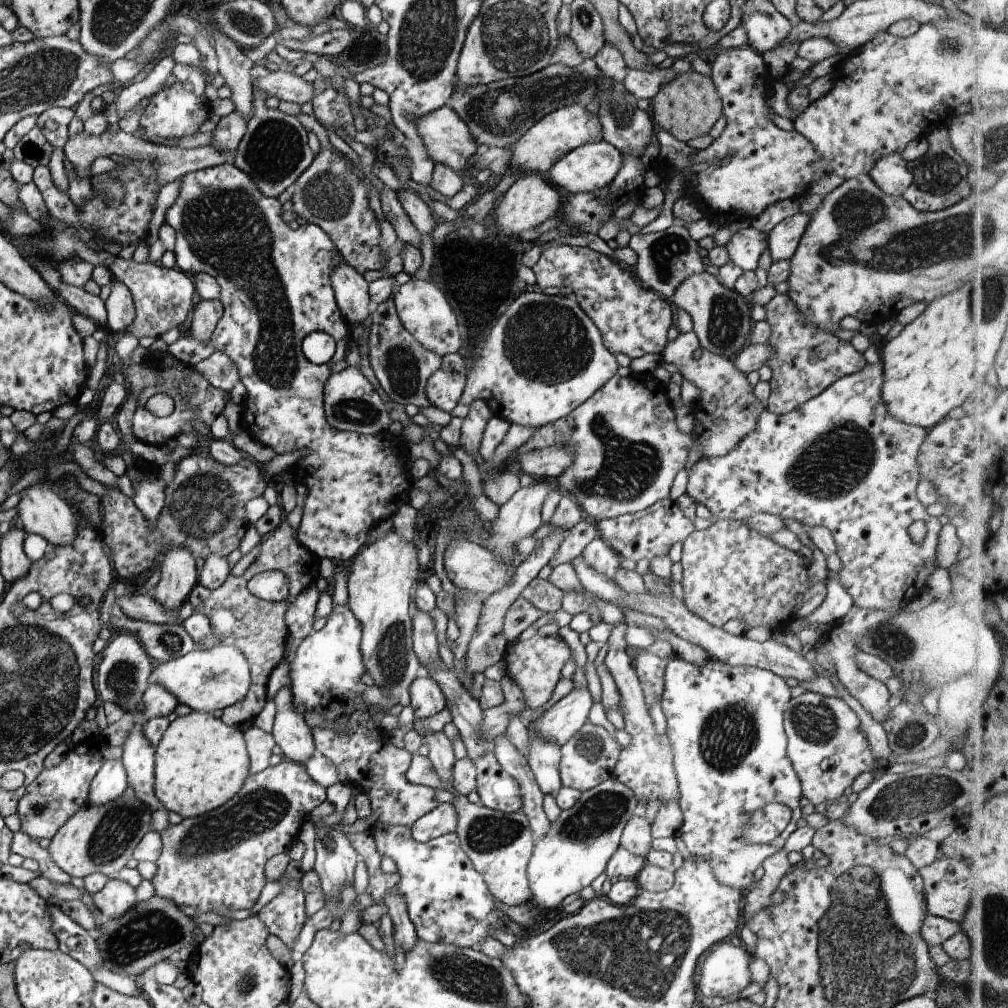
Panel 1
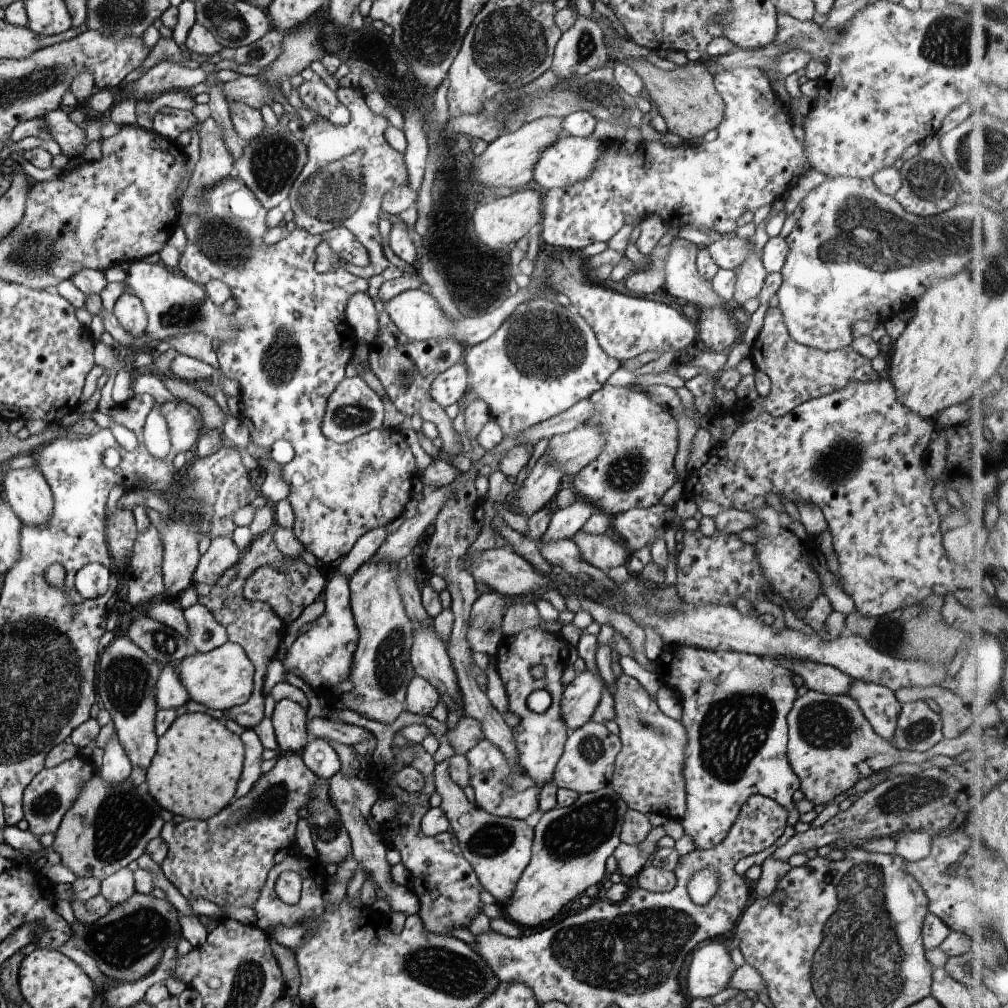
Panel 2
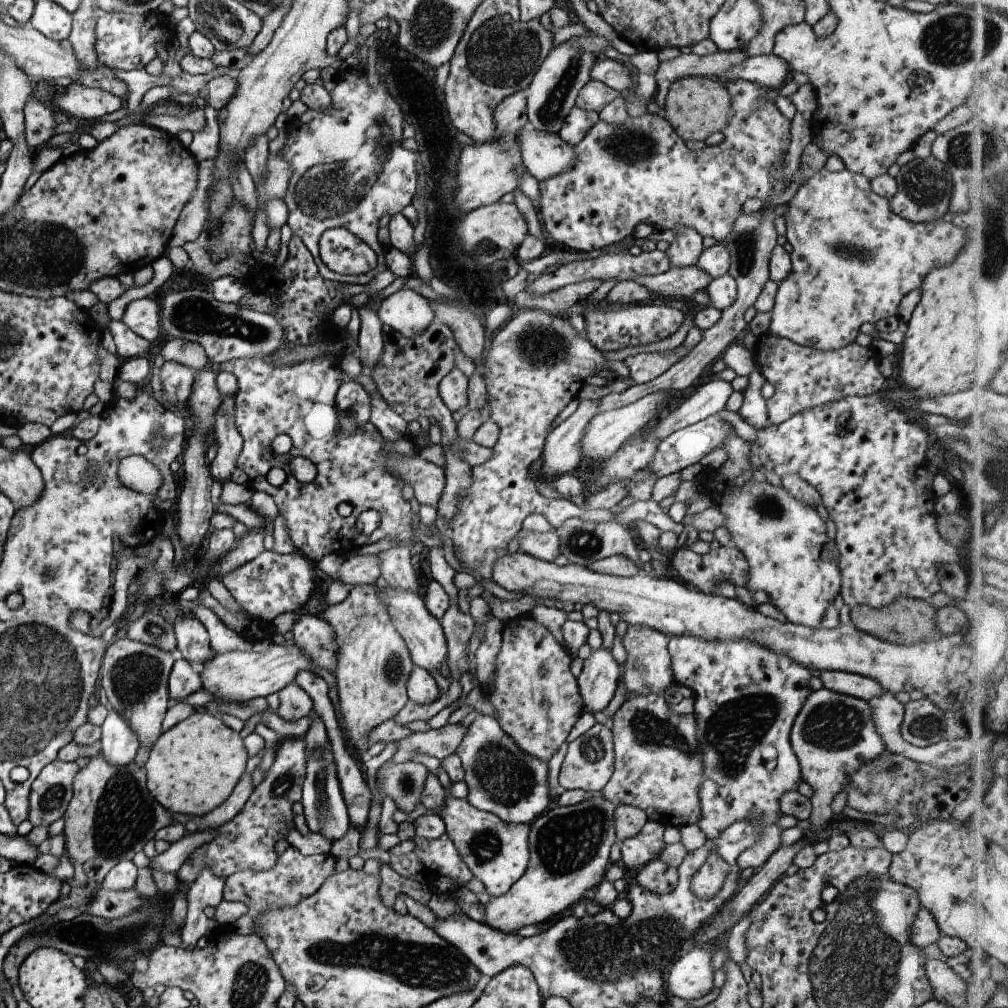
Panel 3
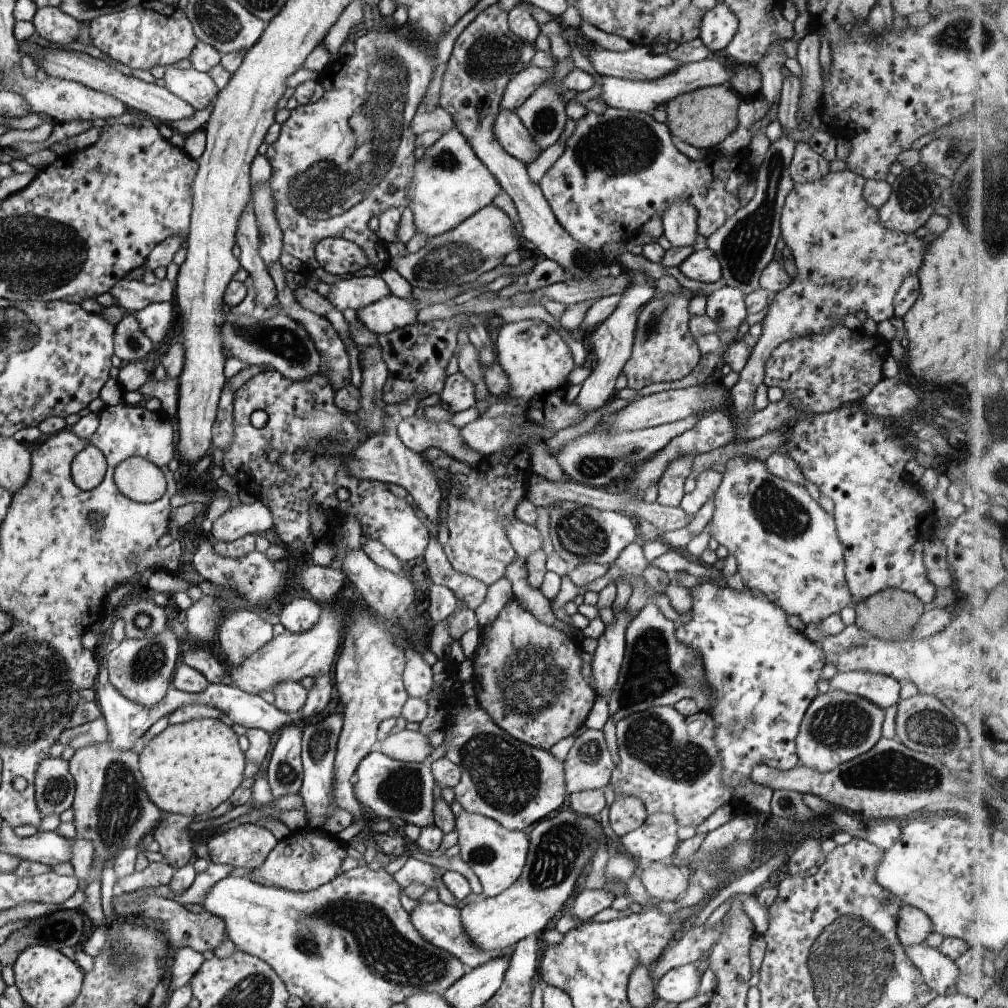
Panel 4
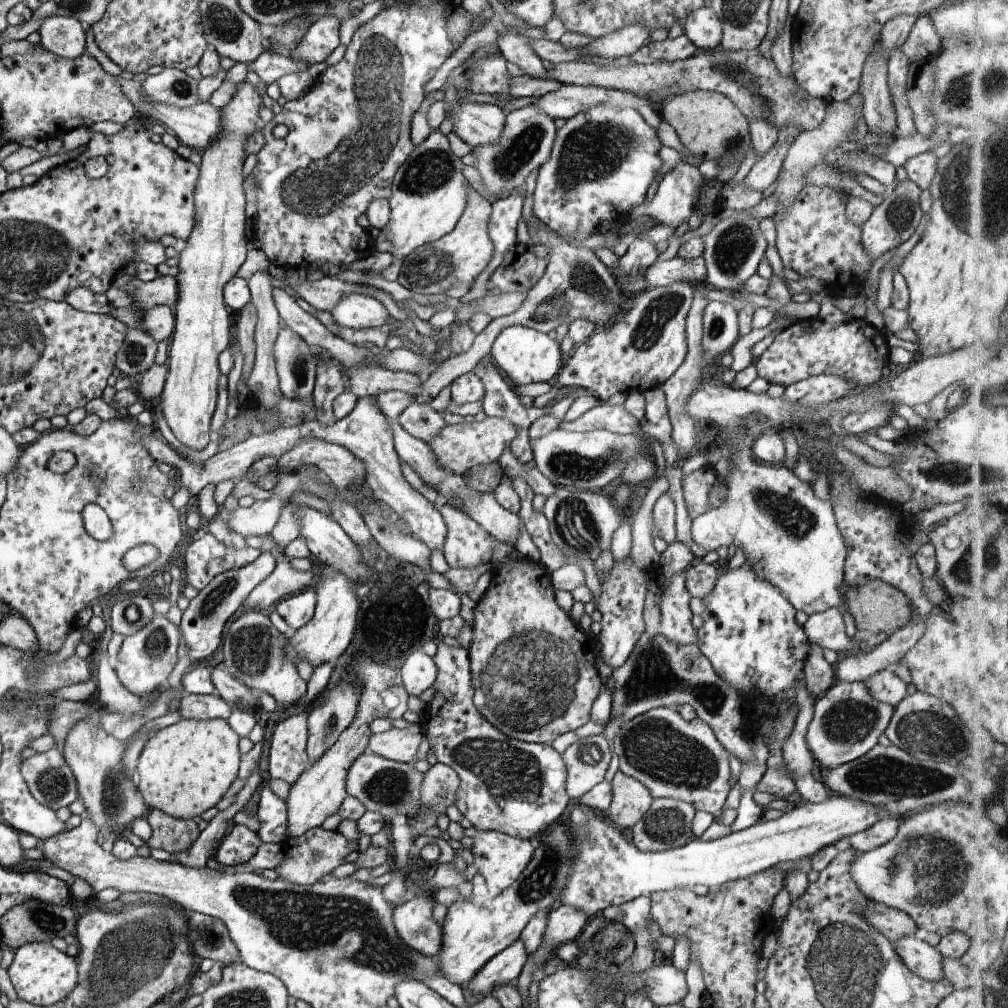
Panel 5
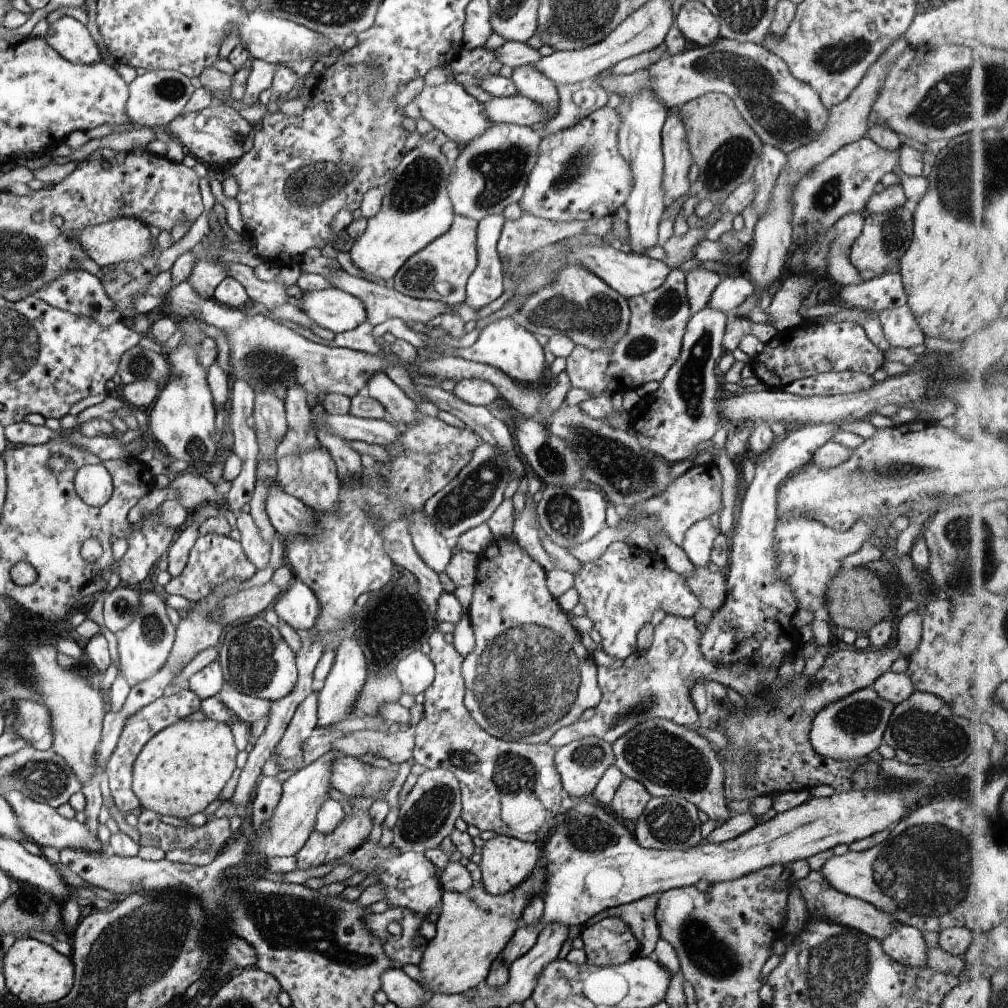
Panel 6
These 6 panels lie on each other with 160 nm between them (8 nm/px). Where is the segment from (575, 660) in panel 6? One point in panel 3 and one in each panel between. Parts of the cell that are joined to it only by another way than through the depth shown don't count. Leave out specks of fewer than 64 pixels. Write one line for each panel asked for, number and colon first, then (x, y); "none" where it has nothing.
3: (537, 699)
4: (528, 676)
5: (535, 674)

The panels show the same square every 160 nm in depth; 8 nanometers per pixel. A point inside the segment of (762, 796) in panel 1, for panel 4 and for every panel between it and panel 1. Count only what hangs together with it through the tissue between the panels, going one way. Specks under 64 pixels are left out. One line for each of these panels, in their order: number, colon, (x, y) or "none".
2: (735, 705)
3: (747, 697)
4: (764, 674)

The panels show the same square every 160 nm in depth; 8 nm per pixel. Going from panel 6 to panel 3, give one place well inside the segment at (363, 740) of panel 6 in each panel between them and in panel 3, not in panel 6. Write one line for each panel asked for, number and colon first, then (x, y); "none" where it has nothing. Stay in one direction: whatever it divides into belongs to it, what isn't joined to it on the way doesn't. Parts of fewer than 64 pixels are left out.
3: (440, 743)
4: (409, 746)
5: (401, 745)

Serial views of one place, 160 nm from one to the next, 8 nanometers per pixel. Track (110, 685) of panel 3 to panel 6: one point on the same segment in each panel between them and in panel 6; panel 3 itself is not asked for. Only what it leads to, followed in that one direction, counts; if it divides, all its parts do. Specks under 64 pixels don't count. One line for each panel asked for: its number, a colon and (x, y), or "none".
4: (140, 669)
5: (145, 660)
6: (144, 645)

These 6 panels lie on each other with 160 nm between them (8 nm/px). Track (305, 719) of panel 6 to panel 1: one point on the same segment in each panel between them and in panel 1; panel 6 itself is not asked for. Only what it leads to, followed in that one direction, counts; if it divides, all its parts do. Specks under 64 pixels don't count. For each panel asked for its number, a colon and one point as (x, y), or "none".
1: (215, 861)
2: (225, 859)
3: (247, 842)
4: (285, 771)
5: (287, 758)

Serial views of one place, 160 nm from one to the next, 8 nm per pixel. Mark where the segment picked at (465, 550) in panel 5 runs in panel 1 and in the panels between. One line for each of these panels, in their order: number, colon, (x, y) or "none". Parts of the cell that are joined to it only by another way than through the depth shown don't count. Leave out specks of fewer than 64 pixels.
1: (544, 358)
2: (544, 358)
3: (536, 365)
4: (479, 502)

